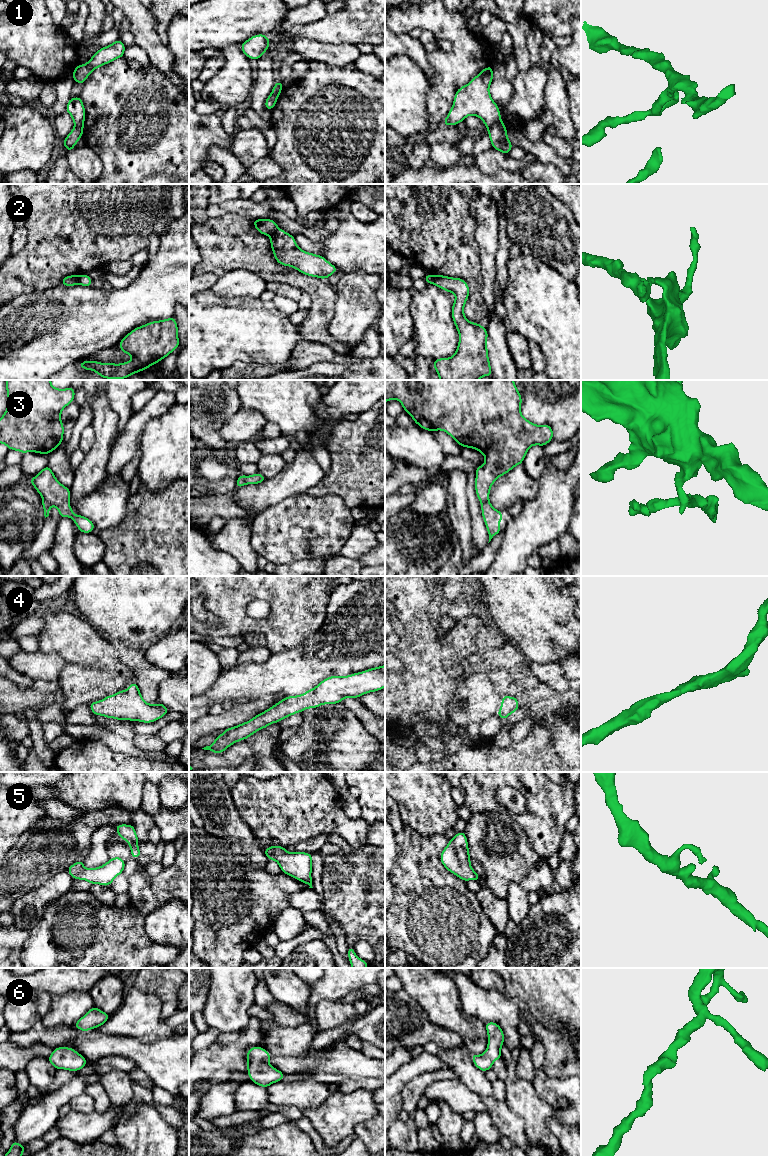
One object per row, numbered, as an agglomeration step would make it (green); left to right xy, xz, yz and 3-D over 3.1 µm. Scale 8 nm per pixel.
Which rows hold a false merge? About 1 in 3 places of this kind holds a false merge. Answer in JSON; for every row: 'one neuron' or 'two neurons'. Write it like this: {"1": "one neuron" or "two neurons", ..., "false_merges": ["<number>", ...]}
{"1": "two neurons", "2": "two neurons", "3": "two neurons", "4": "one neuron", "5": "one neuron", "6": "one neuron", "false_merges": ["1", "2", "3"]}

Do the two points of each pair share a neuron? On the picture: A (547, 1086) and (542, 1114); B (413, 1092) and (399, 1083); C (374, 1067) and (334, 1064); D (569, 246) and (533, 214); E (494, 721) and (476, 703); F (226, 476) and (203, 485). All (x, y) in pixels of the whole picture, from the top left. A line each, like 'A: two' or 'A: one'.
A: two
B: two
C: one
D: one
E: two
F: one

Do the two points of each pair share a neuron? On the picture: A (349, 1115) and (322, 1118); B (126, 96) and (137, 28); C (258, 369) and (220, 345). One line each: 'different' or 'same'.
A: same
B: different
C: different

